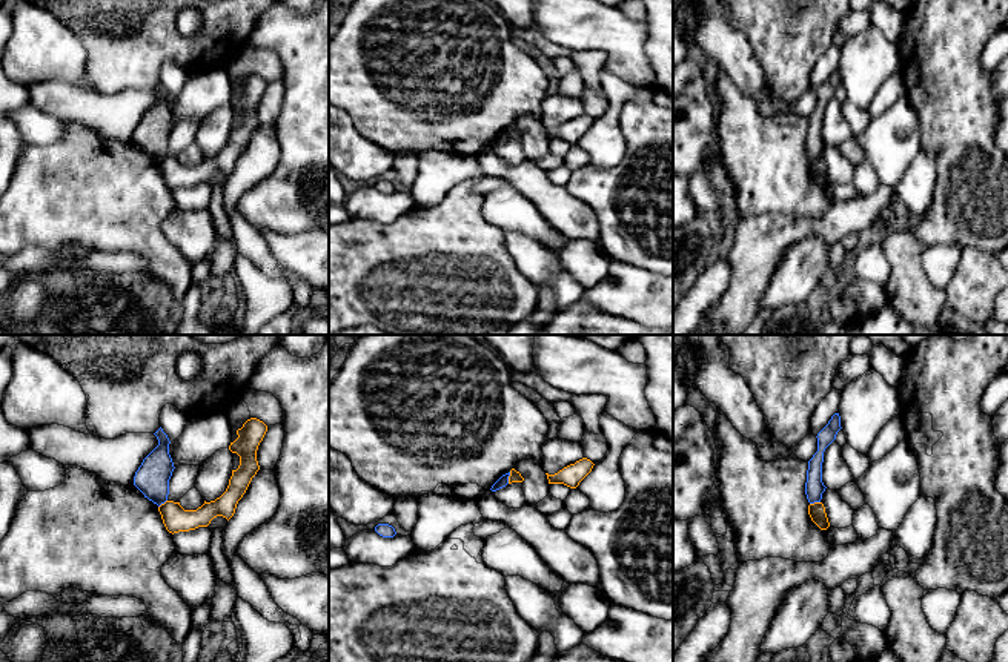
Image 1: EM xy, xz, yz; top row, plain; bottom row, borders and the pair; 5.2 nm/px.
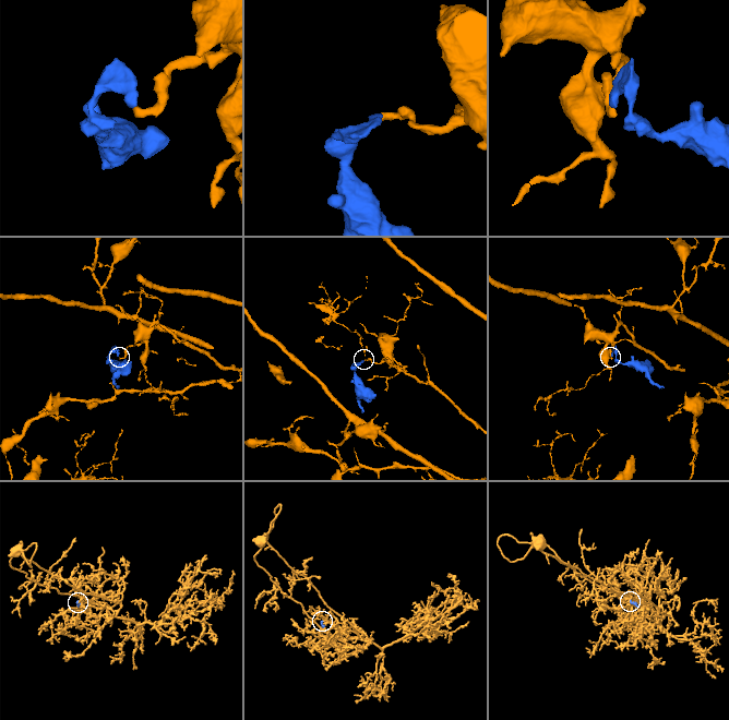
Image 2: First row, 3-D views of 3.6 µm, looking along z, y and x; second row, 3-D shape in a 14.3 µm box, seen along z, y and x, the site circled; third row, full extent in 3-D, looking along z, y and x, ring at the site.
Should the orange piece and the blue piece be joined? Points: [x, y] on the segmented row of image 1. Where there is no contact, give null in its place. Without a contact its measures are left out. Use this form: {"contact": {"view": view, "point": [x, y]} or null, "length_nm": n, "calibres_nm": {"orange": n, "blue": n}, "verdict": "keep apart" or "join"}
{"contact": {"view": "xz", "point": [509, 478]}, "length_nm": 70, "calibres_nm": {"orange": 60, "blue": 60}, "verdict": "keep apart"}

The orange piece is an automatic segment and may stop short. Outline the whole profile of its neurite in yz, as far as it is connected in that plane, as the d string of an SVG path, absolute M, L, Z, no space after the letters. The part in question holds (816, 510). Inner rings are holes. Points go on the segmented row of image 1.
M814 502L808 505L808 515L811 518L811 521L821 528L821 530L827 530L830 527L827 513L825 513L825 507L822 502Z

